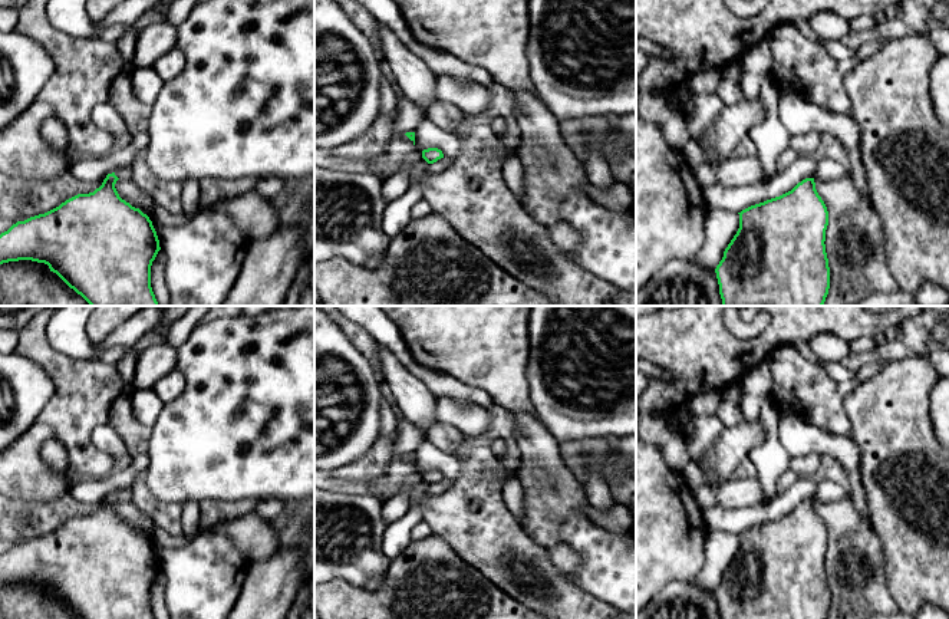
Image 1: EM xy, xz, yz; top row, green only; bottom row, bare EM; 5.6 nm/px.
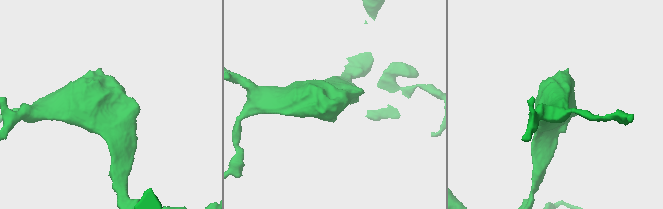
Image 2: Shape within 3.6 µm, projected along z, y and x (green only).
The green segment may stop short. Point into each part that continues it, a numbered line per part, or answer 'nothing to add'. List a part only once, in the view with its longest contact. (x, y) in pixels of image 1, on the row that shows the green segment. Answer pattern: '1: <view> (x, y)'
1: xy (125, 173)

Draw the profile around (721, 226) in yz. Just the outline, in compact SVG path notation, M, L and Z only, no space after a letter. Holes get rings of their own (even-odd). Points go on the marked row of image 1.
M708 210L705 215L705 240L693 260L705 269L715 270L738 228L738 213Z

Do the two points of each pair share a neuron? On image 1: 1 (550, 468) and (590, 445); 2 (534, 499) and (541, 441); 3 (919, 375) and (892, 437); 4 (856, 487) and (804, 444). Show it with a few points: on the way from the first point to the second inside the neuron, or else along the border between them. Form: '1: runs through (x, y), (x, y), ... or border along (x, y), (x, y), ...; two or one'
1: border along (559, 443), (562, 460), (583, 489); two
2: runs through (541, 484), (541, 455); one
3: runs through (903, 391), (892, 407), (892, 421); one
4: runs through (853, 470), (852, 464), (831, 444), (821, 444); one

